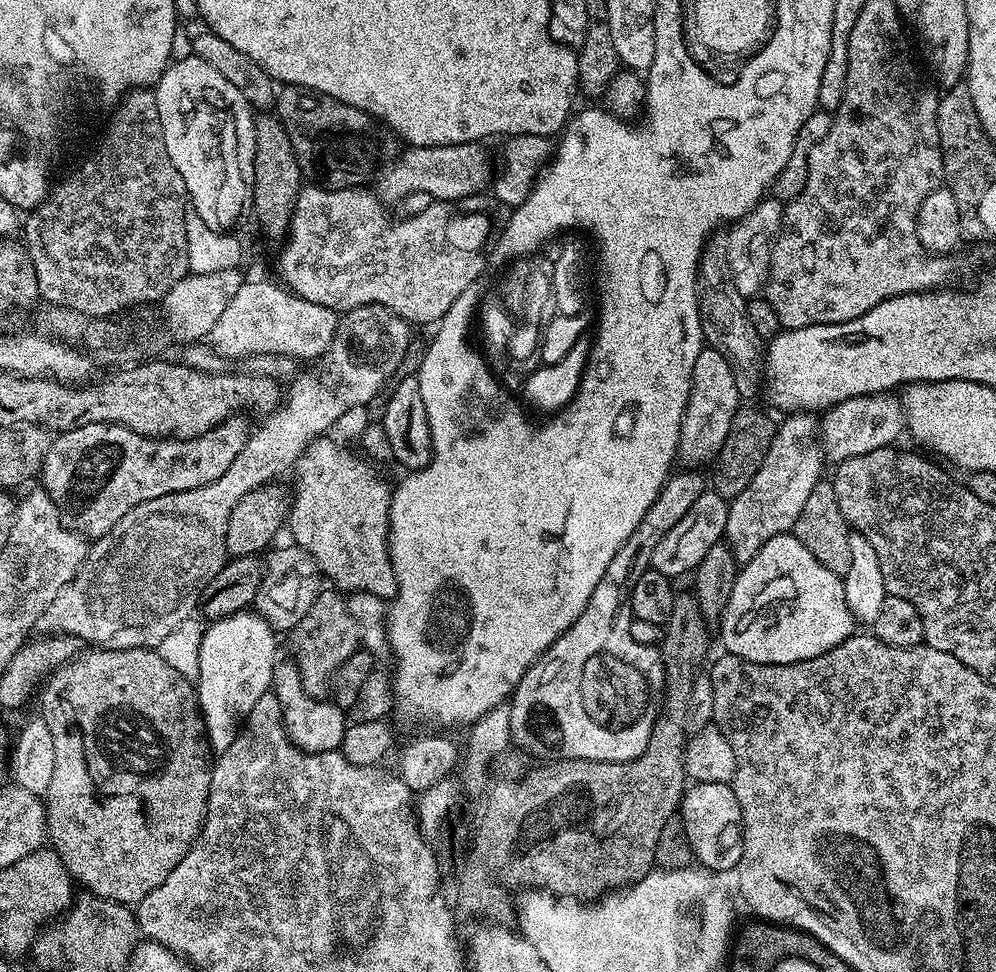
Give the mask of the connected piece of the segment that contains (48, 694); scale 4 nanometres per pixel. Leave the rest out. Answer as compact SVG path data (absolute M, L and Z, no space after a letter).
M102 648L86 652L55 669L47 677L48 685L40 696L40 708L44 711L41 712L42 718L46 726L50 726L50 734L54 737L54 775L50 790L46 793L48 835L51 847L56 849L58 858L62 858L73 881L80 883L81 880L91 895L135 906L142 898L146 898L146 894L150 894L150 890L162 886L162 882L170 878L170 870L174 870L174 866L178 866L178 862L182 862L182 858L186 858L192 849L208 809L214 753L208 745L208 732L204 729L204 716L200 712L193 681L172 668L172 660L163 660L159 651L151 648Z

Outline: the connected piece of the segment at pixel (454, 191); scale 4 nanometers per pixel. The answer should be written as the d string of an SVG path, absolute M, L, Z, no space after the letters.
M480 142L430 146L429 148L409 147L380 176L374 192L385 205L396 204L407 196L433 196L436 200L457 202L466 195L483 192L489 187L494 176L494 164L488 161L488 152Z

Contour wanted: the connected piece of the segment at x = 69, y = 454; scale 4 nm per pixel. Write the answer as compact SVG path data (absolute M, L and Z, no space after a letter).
M229 418L206 434L189 440L143 436L120 424L78 426L69 432L59 433L53 439L42 469L43 491L54 502L61 522L69 531L95 542L107 534L125 514L134 510L134 506L150 502L150 498L162 498L162 494L194 490L222 478L222 474L230 470L230 462L242 454L242 446L246 446L248 441L250 427L244 420L247 419Z

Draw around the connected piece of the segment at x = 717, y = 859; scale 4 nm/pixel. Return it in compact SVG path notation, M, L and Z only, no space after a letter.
M693 783L680 798L678 819L686 830L692 855L709 873L731 873L742 858L744 828L740 825L740 807L731 783Z

